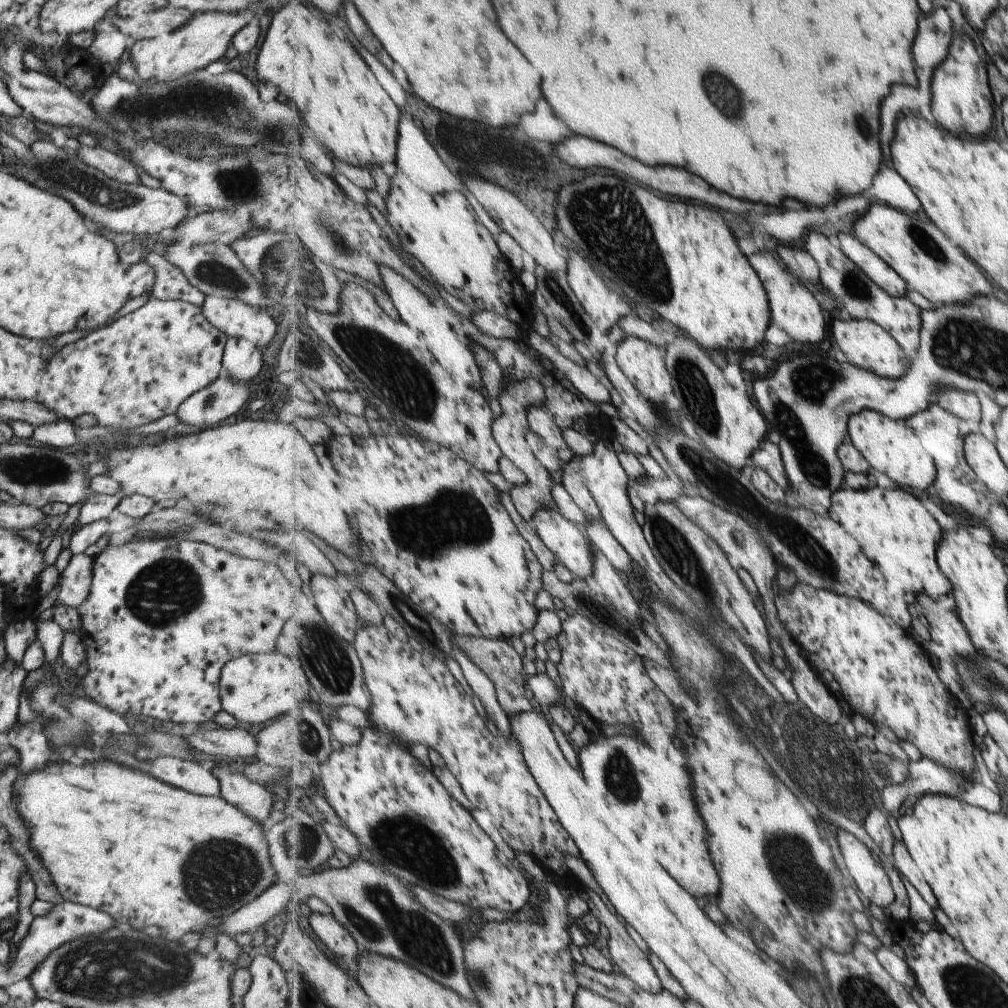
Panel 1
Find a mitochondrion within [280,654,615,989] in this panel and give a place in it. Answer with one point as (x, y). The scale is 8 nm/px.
(405, 842)

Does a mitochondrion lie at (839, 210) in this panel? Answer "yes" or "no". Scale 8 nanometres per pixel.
no

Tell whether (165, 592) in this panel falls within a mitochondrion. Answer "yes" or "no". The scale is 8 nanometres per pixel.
yes

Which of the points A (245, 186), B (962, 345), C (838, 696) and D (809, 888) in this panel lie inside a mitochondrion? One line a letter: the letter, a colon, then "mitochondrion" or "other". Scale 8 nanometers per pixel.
A: mitochondrion
B: mitochondrion
C: other
D: mitochondrion

